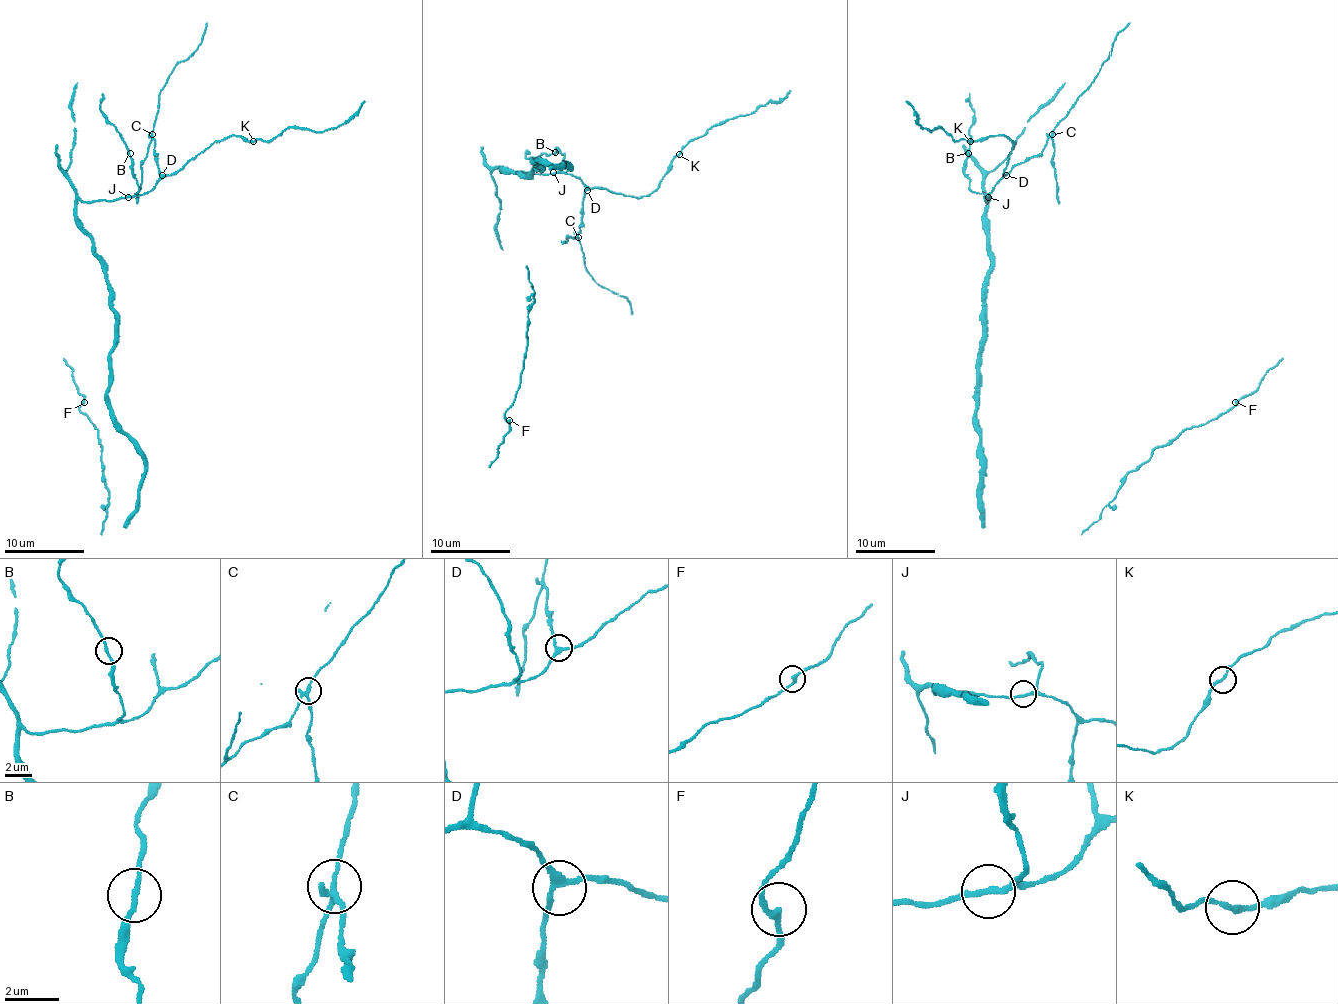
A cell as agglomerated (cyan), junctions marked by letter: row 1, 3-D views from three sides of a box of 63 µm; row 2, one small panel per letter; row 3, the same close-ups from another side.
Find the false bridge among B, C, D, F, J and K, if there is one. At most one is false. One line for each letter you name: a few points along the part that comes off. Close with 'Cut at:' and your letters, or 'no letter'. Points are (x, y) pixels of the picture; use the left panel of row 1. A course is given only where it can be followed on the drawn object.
C: course (152, 135), (148, 157), (142, 165), (142, 185), (136, 203)
Cut at: C

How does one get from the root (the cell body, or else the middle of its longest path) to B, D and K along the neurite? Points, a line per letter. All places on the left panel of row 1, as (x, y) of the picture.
B: (110, 370), (116, 330), (112, 286), (94, 239), (76, 215), (76, 203), (132, 197), (138, 181), (130, 153)
D: (110, 370), (110, 348), (116, 330), (112, 286), (94, 239), (76, 215), (76, 203), (142, 195), (162, 175)
K: (110, 370), (112, 286), (76, 203), (148, 193), (213, 141), (231, 135), (253, 141)

